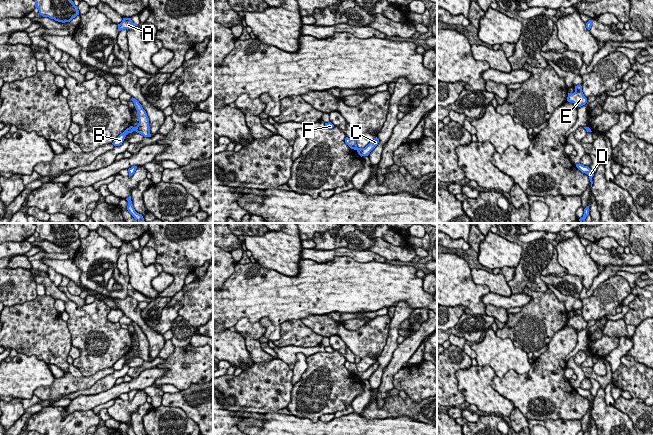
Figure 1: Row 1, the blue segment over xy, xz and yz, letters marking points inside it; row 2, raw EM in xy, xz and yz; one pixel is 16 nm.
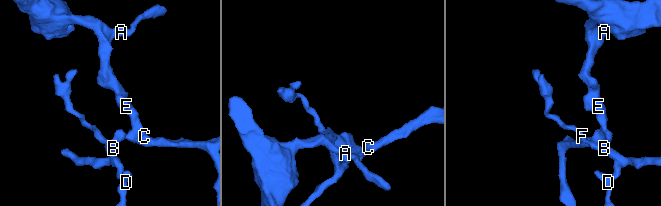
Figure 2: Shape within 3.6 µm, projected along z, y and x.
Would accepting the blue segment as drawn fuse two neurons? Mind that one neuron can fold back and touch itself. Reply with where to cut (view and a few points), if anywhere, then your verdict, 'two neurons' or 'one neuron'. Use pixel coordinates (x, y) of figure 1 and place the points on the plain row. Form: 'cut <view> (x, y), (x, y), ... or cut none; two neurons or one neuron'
cut xy (134, 351), (132, 354); two neurons

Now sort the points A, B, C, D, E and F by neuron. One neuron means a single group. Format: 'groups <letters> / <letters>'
groups A C E / B D F

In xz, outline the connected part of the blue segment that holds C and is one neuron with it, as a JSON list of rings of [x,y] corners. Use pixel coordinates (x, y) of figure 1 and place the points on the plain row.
[[[376,361],[372,366],[370,366],[365,372],[358,372],[358,378],[362,380],[368,380],[370,376],[378,369],[379,363]]]

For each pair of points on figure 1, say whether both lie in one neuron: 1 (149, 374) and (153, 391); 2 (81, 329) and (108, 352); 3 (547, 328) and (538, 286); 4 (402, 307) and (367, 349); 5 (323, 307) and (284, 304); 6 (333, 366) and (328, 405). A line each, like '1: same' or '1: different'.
1: different
2: same
3: different
4: different
5: same
6: same

